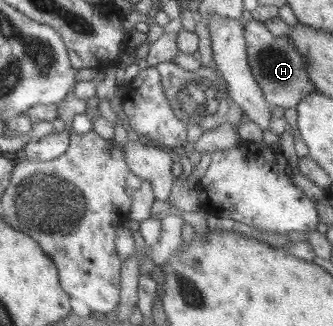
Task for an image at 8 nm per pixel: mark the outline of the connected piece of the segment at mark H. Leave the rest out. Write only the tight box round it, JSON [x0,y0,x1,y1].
[243,19,316,108]

